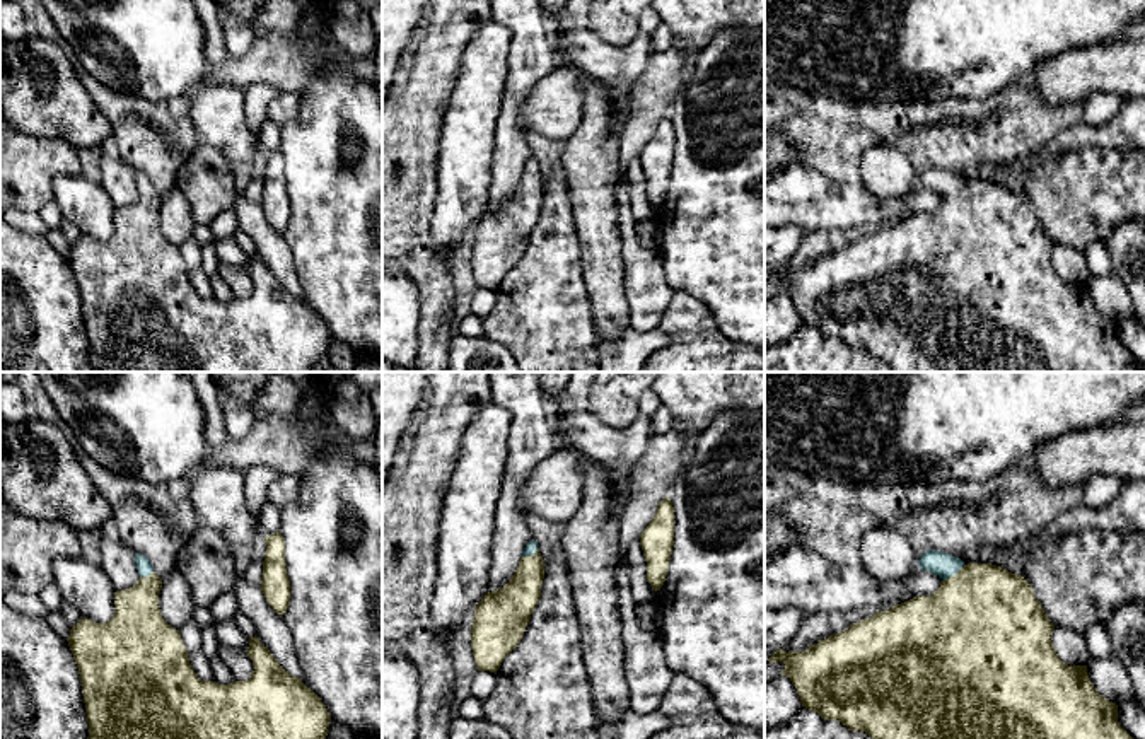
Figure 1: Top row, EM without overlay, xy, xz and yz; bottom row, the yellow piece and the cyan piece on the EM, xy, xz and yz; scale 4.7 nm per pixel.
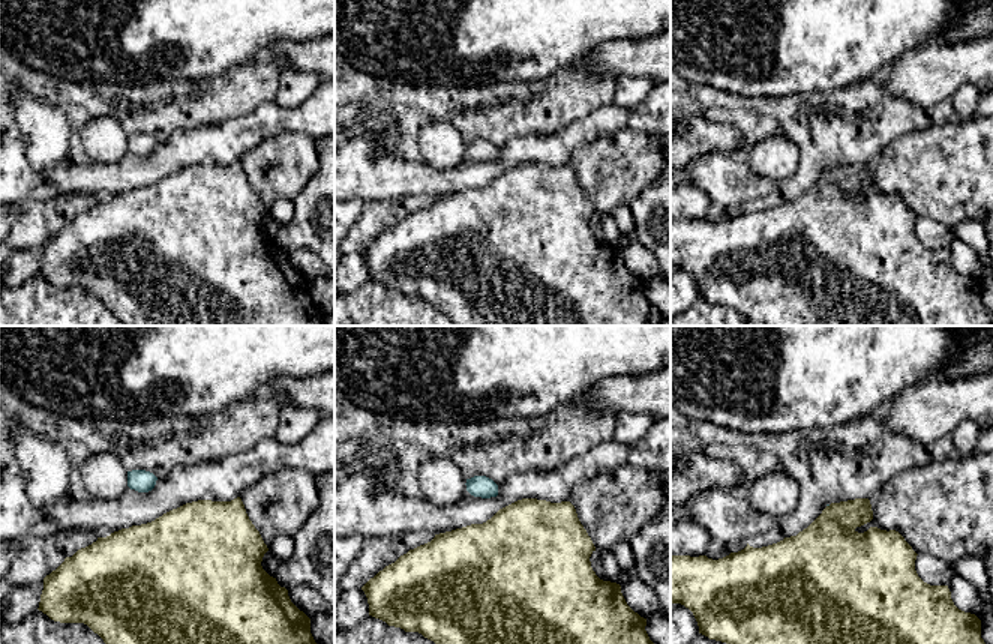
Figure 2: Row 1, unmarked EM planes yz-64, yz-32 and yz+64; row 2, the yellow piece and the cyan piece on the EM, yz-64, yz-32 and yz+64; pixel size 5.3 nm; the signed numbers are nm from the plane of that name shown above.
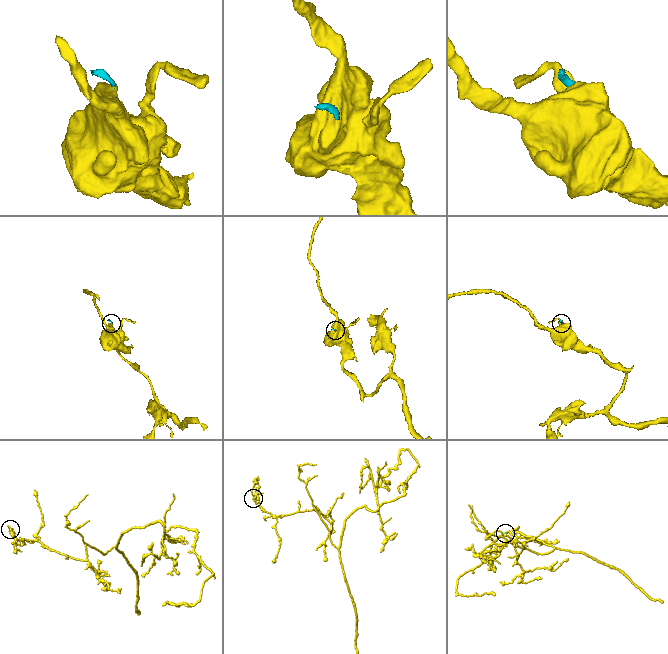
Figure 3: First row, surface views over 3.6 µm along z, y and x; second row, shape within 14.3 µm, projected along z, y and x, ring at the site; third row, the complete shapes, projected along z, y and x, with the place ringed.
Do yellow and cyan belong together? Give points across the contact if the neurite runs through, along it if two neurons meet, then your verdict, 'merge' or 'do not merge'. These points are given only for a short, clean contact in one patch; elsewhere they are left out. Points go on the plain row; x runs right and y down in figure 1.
across yz (982, 238), (953, 193), (941, 181) | merge

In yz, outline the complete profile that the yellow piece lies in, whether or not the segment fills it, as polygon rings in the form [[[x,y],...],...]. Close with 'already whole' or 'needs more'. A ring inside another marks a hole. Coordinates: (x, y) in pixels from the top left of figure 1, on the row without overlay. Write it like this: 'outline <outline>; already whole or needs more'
outline [[[928,167],[918,184],[942,196],[940,205],[930,213],[918,213],[887,229],[877,229],[850,242],[846,247],[819,258],[804,270],[776,268],[768,280],[783,280],[782,292],[795,304],[802,324],[817,329],[822,336],[836,338],[850,348],[862,348],[886,362],[894,372],[1138,372],[1138,360],[1118,340],[1118,323],[1097,311],[1087,292],[1087,283],[1068,283],[1060,278],[1051,251],[1055,242],[1046,234],[1034,213],[1031,201],[1017,191],[991,181],[964,181],[945,169]]]; needs more

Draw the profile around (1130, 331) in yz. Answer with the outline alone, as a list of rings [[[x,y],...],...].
[[[1135,316],[1118,323],[1118,340],[1140,365],[1145,365],[1145,326]]]

